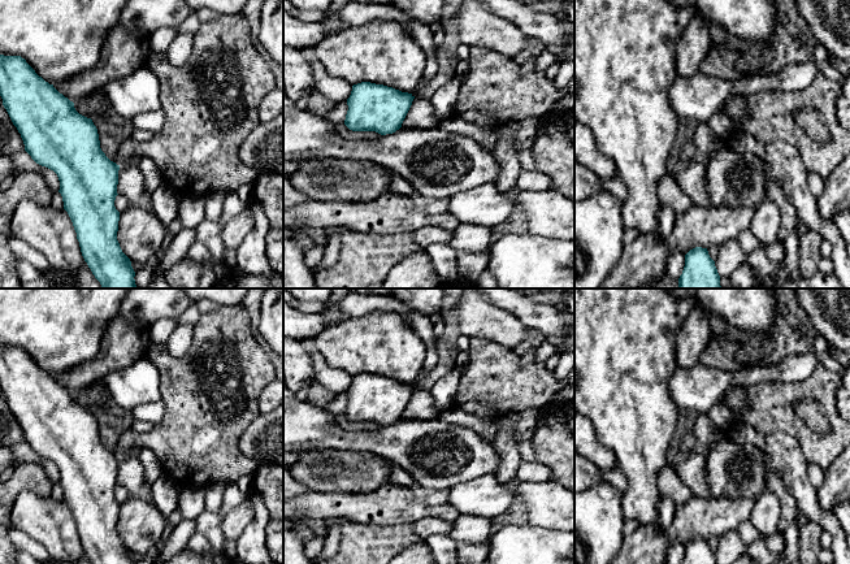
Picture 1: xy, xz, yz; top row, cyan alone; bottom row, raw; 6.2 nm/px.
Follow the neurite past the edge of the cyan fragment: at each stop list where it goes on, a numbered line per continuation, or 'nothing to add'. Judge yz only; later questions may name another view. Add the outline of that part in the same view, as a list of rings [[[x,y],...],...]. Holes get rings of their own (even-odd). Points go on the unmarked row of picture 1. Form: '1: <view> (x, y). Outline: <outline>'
nothing to add

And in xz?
nothing to add

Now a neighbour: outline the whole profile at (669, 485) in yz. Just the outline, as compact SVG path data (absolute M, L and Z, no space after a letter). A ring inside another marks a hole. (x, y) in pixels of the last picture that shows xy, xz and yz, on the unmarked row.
M667 465L658 474L658 485L660 494L672 499L676 506L686 503L693 499L691 491L682 485L675 472L675 467Z

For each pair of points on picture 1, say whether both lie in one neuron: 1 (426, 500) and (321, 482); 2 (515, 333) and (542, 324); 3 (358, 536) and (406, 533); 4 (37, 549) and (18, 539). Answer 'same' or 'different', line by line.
1: different
2: different
3: same
4: same

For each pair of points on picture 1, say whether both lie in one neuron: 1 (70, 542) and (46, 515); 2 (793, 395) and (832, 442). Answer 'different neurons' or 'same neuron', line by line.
1: same neuron
2: same neuron

